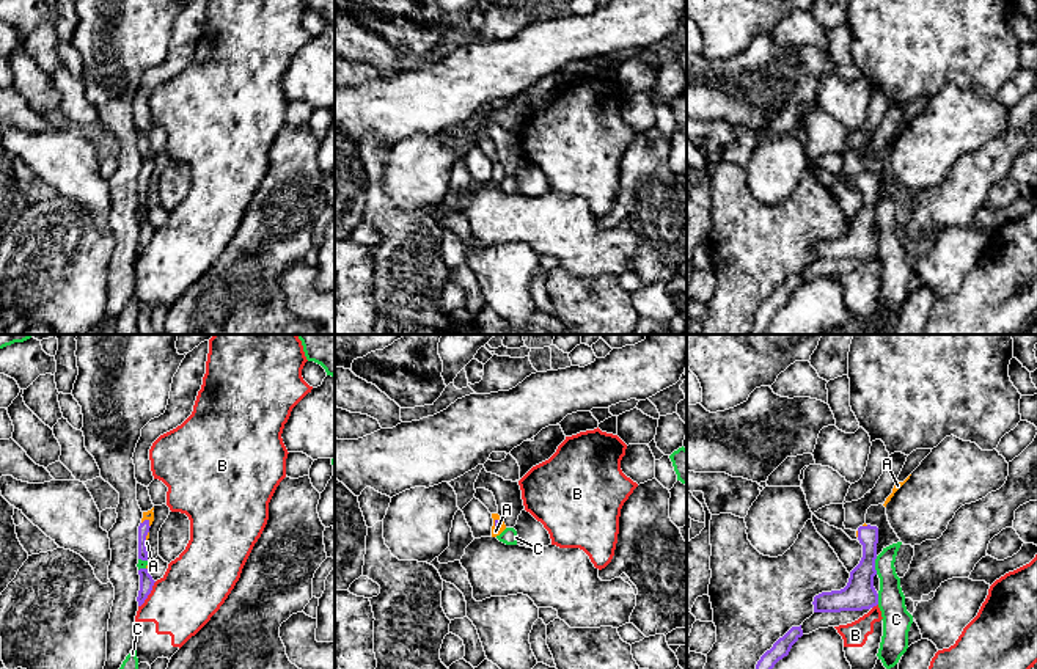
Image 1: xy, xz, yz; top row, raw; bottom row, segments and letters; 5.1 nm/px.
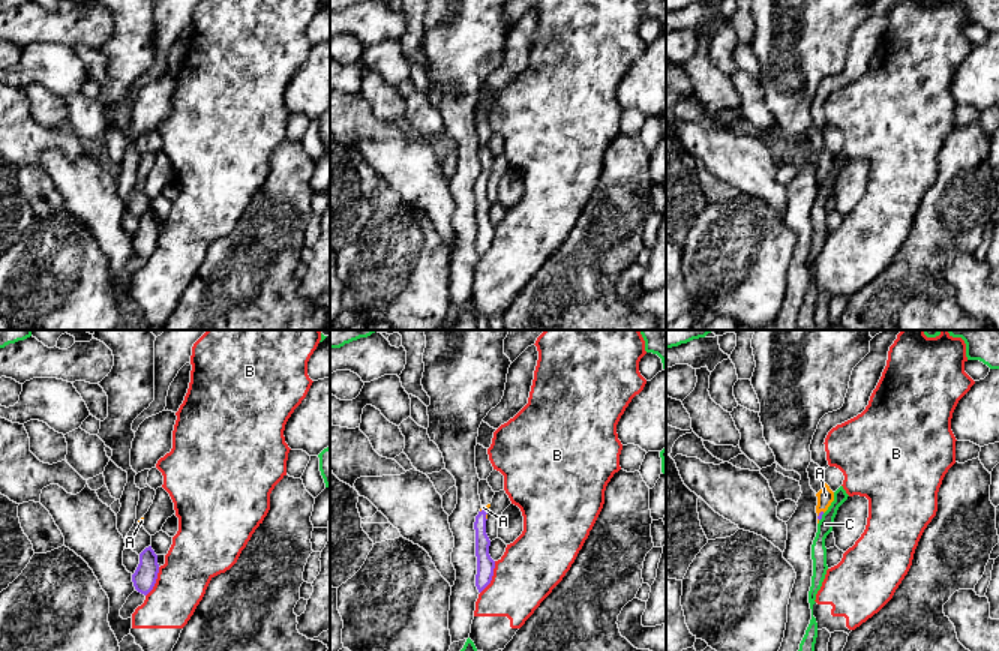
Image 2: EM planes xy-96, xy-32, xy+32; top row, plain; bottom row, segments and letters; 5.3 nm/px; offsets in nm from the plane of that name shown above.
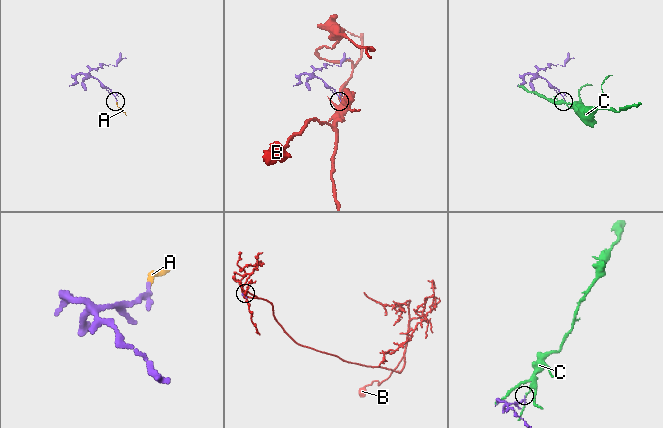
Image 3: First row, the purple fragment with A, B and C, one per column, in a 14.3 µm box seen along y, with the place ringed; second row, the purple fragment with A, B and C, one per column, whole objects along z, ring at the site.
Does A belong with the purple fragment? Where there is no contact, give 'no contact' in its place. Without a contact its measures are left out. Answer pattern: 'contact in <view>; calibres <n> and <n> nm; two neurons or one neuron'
contact in xz; calibres 30 and 40 nm; one neuron

